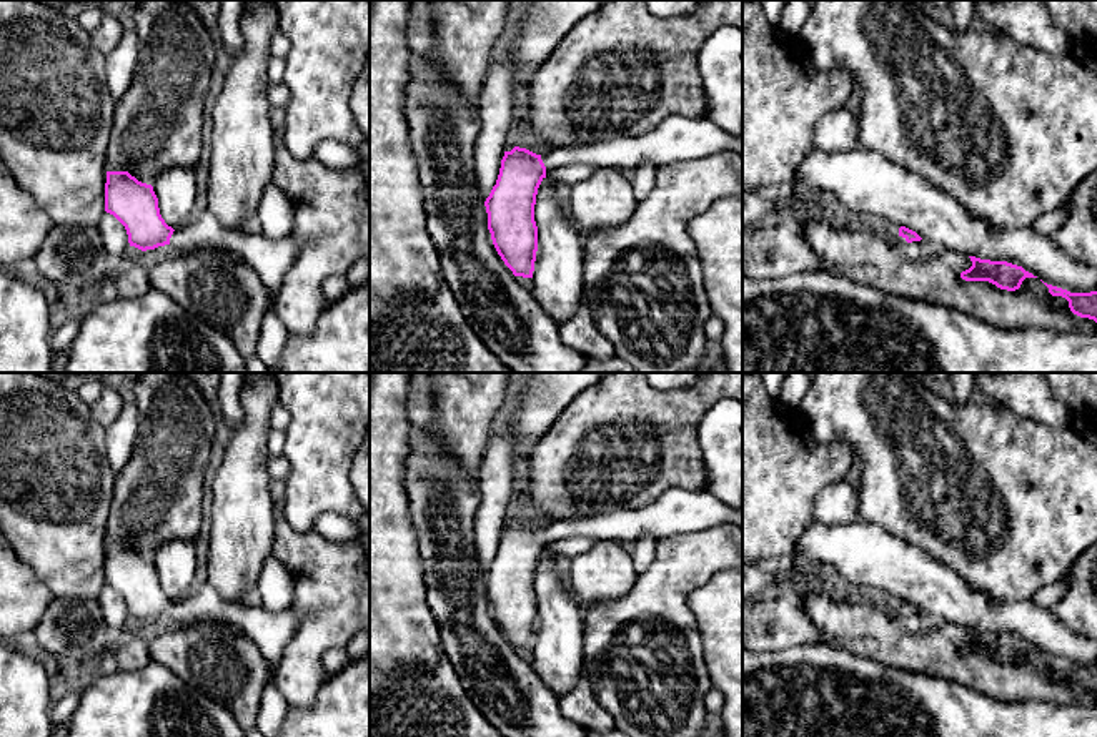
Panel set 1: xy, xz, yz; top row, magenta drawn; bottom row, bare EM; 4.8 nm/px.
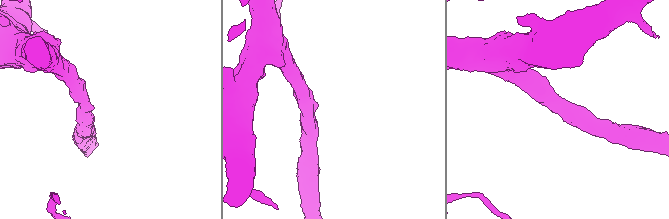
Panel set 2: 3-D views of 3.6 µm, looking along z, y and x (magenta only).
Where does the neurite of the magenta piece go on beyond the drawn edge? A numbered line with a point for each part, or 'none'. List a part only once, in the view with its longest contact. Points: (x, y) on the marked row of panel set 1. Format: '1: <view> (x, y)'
1: xy (270, 258)

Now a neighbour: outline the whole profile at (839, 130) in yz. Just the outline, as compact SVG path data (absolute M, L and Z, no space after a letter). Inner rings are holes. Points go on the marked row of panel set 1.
M846 106L826 113L814 128L814 148L817 151L837 153L861 146L859 111Z

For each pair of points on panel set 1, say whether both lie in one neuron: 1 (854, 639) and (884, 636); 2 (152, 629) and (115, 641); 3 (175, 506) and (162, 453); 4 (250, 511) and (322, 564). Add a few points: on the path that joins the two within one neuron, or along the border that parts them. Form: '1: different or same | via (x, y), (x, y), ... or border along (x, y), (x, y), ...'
1: same | via (861, 636), (878, 636)
2: same | via (143, 633), (124, 636)
3: same | via (165, 493), (165, 466)
4: different | border along (268, 489), (273, 514), (272, 553)

